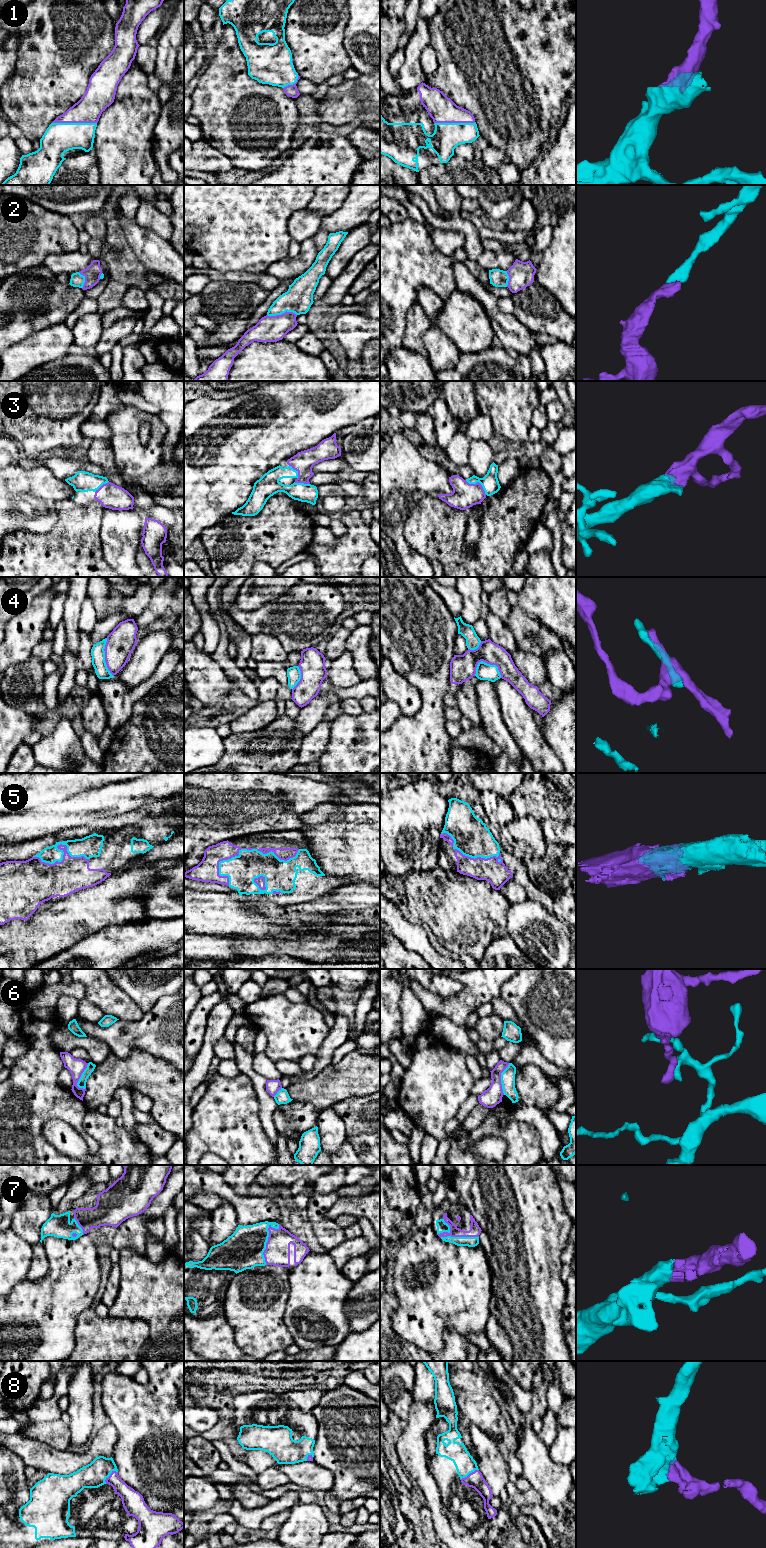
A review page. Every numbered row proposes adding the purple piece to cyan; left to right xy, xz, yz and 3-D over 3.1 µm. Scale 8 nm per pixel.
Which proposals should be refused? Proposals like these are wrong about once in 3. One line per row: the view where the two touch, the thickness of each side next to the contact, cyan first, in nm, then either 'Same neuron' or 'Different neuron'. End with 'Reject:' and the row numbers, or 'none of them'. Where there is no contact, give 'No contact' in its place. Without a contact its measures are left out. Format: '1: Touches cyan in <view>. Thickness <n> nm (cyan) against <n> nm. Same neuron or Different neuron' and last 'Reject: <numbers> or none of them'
1: Touches cyan in xy. Thickness 240 nm (cyan) against 220 nm. Same neuron
2: Touches cyan in xz. Thickness 220 nm (cyan) against 200 nm. Same neuron
3: Touches cyan in yz. Thickness 140 nm (cyan) against 200 nm. Same neuron
4: Touches cyan in yz. Thickness 140 nm (cyan) against 200 nm. Different neuron
5: Touches cyan in xz. Thickness 240 nm (cyan) against 150 nm. Same neuron
6: Touches cyan in yz. Thickness 110 nm (cyan) against 150 nm. Different neuron
7: Touches cyan in xz. Thickness 300 nm (cyan) against 200 nm. Same neuron
8: Touches cyan in xy. Thickness 200 nm (cyan) against 140 nm. Same neuron
Reject: 4, 6

